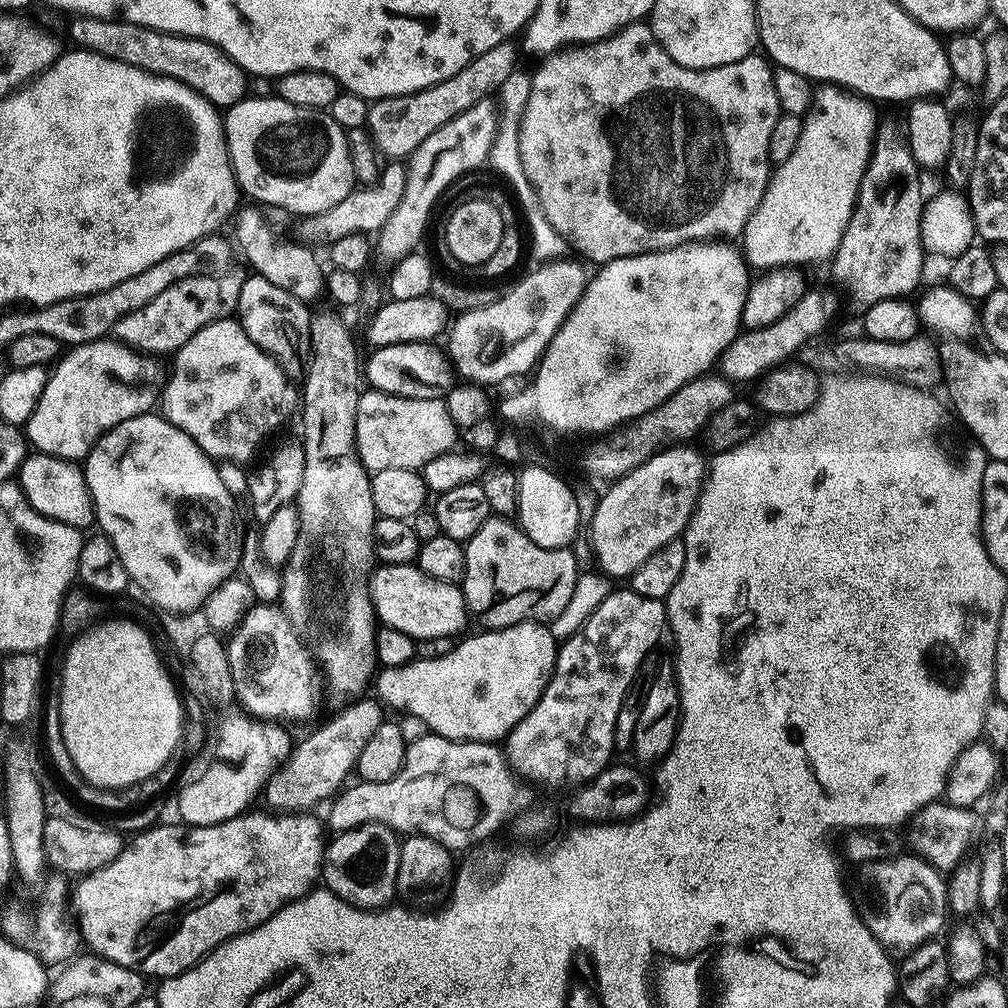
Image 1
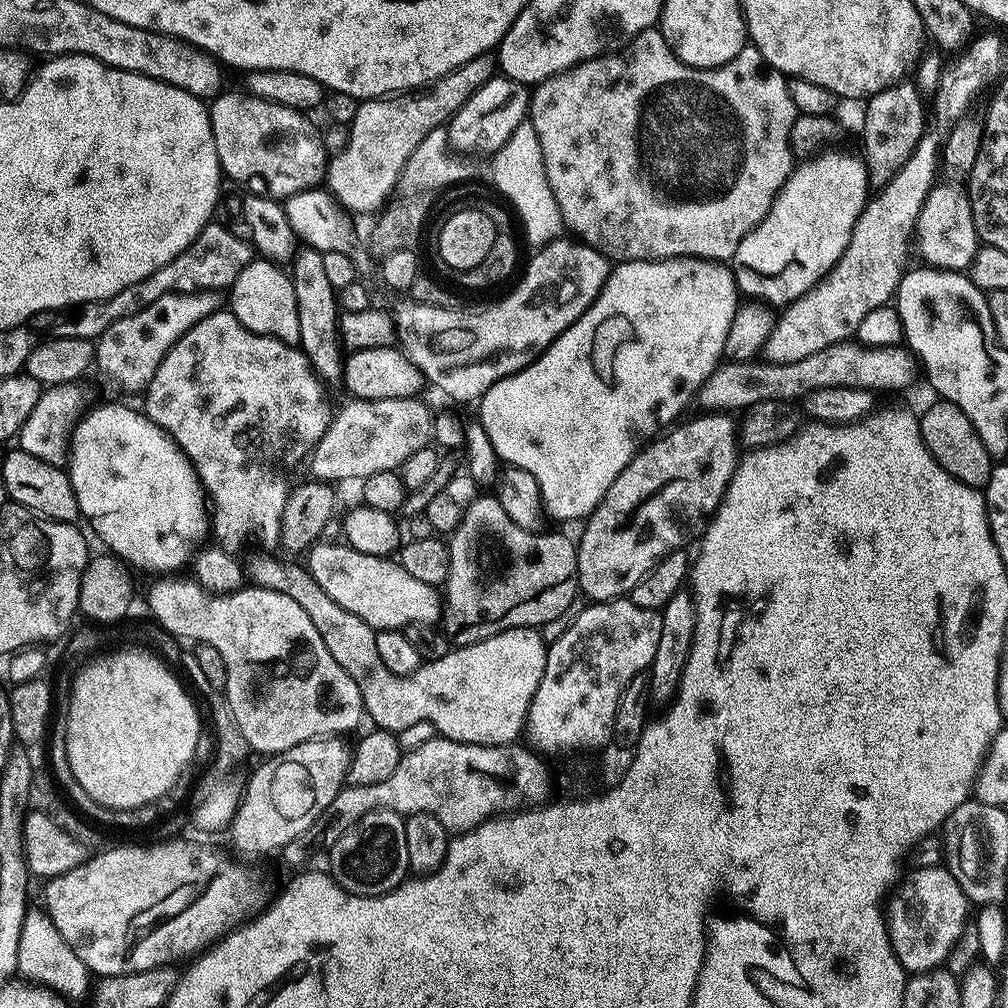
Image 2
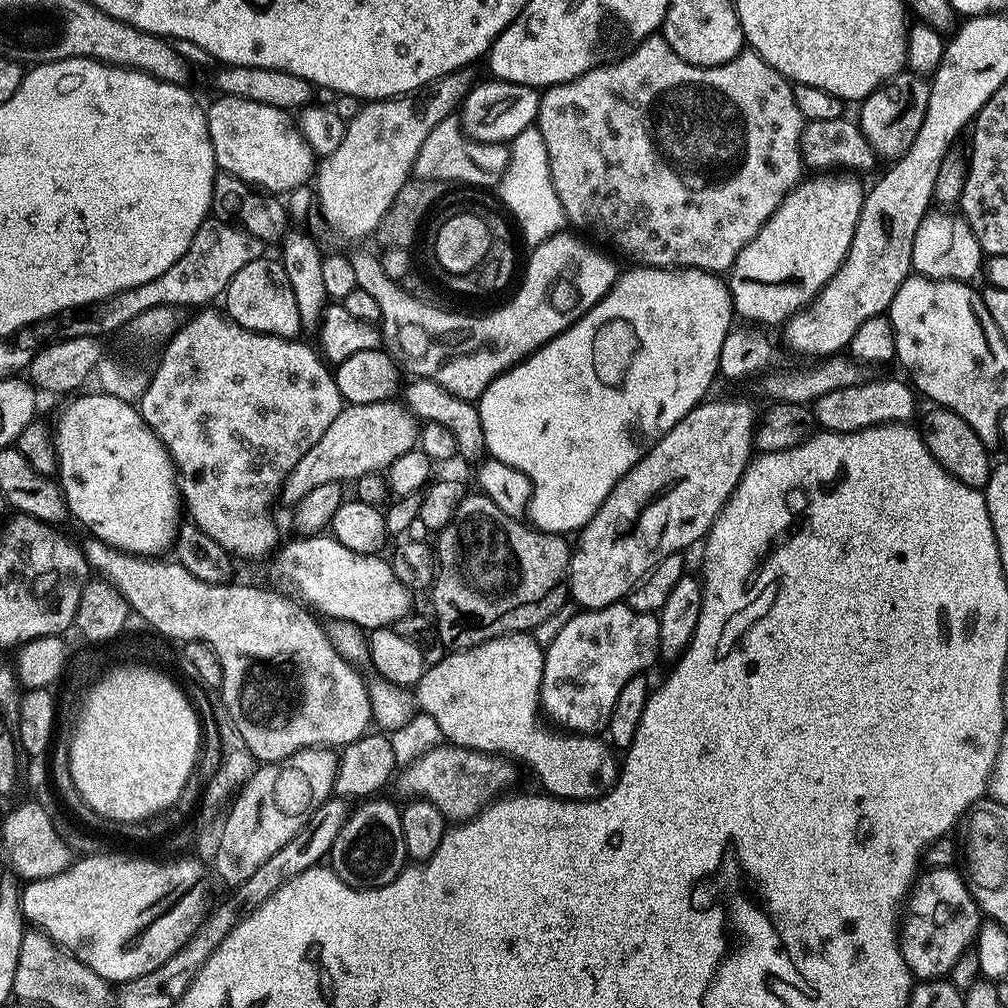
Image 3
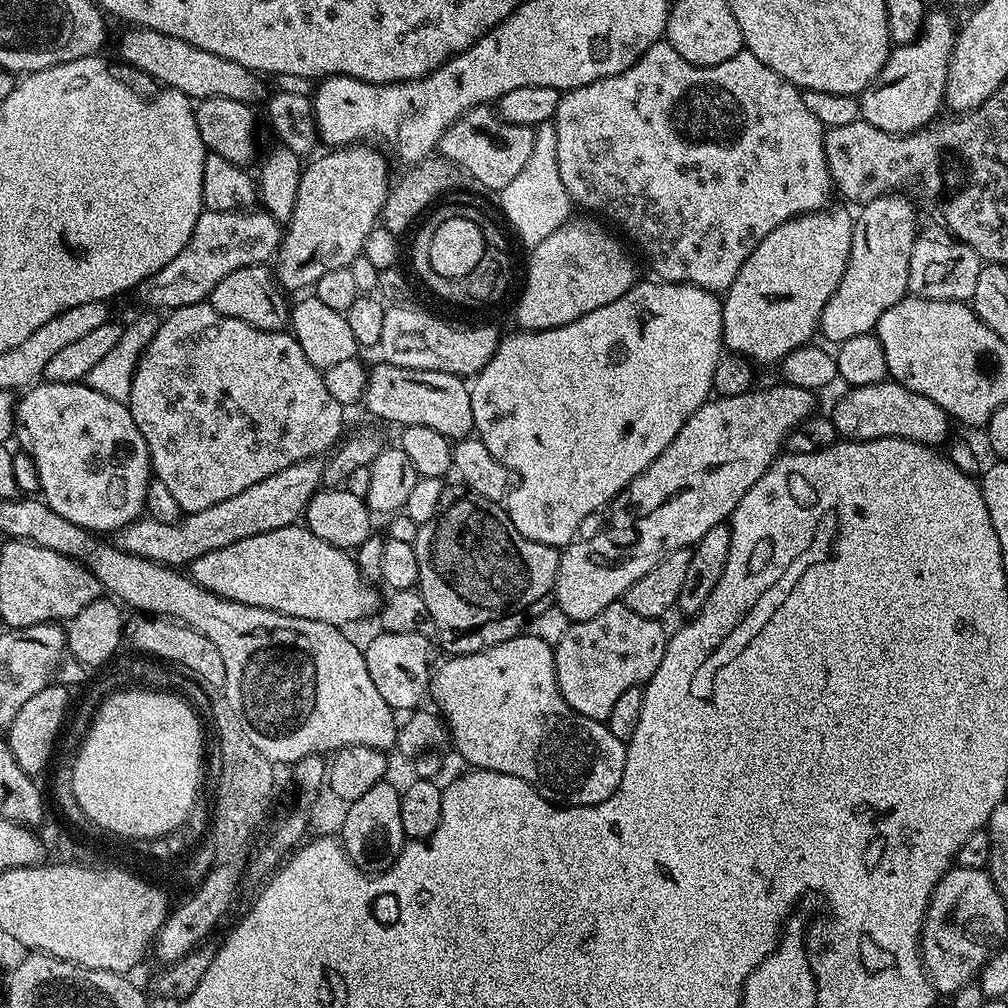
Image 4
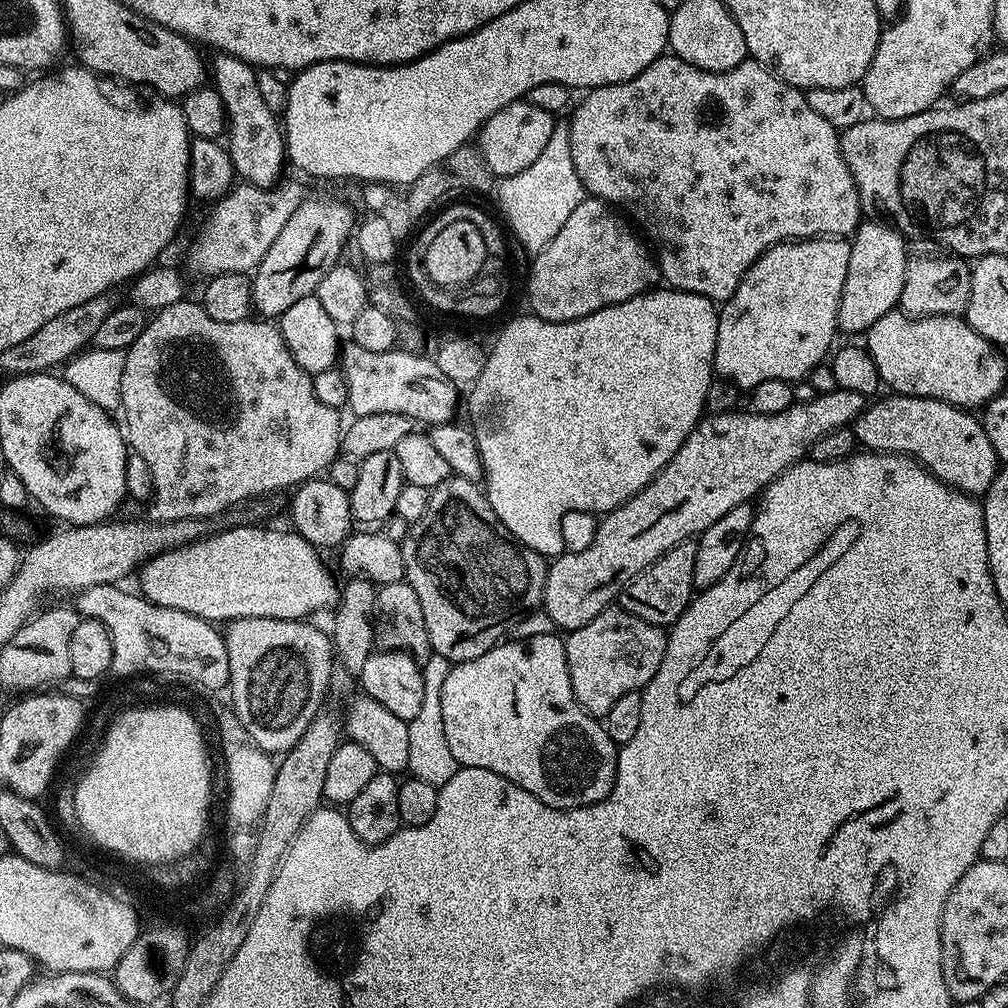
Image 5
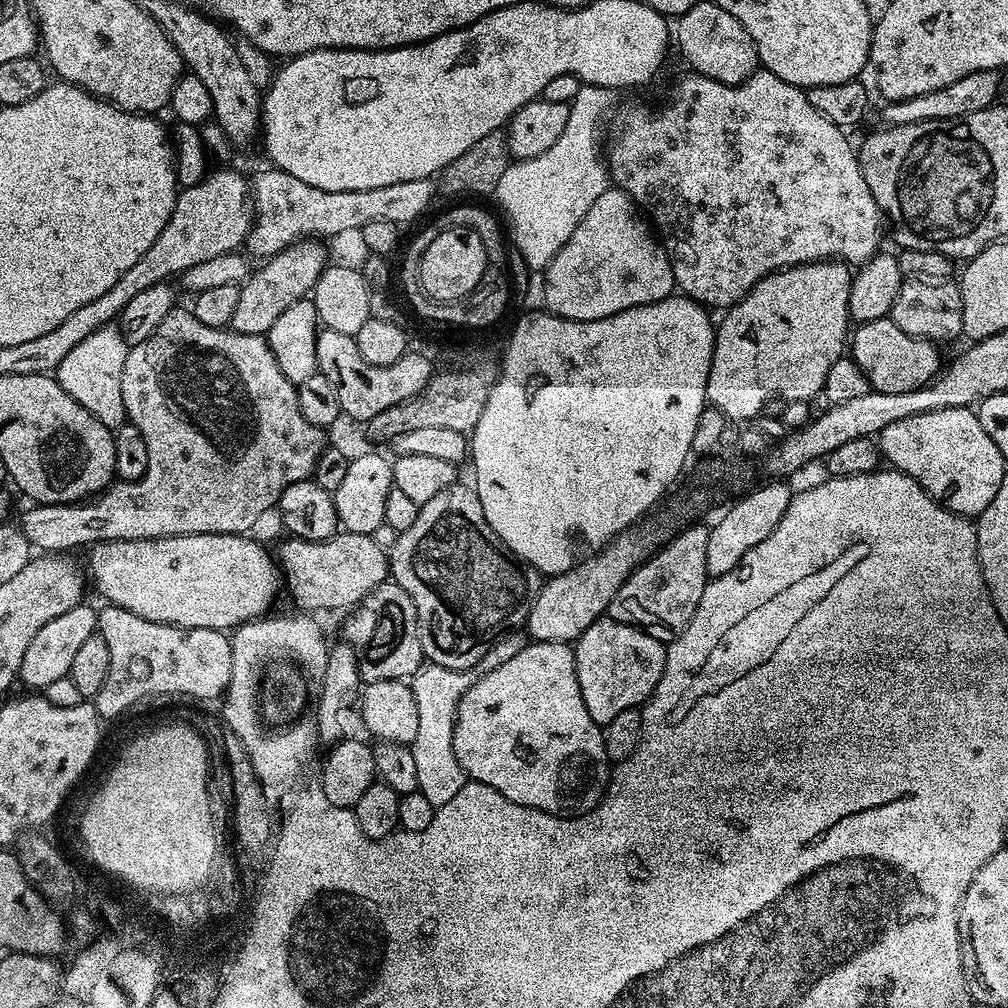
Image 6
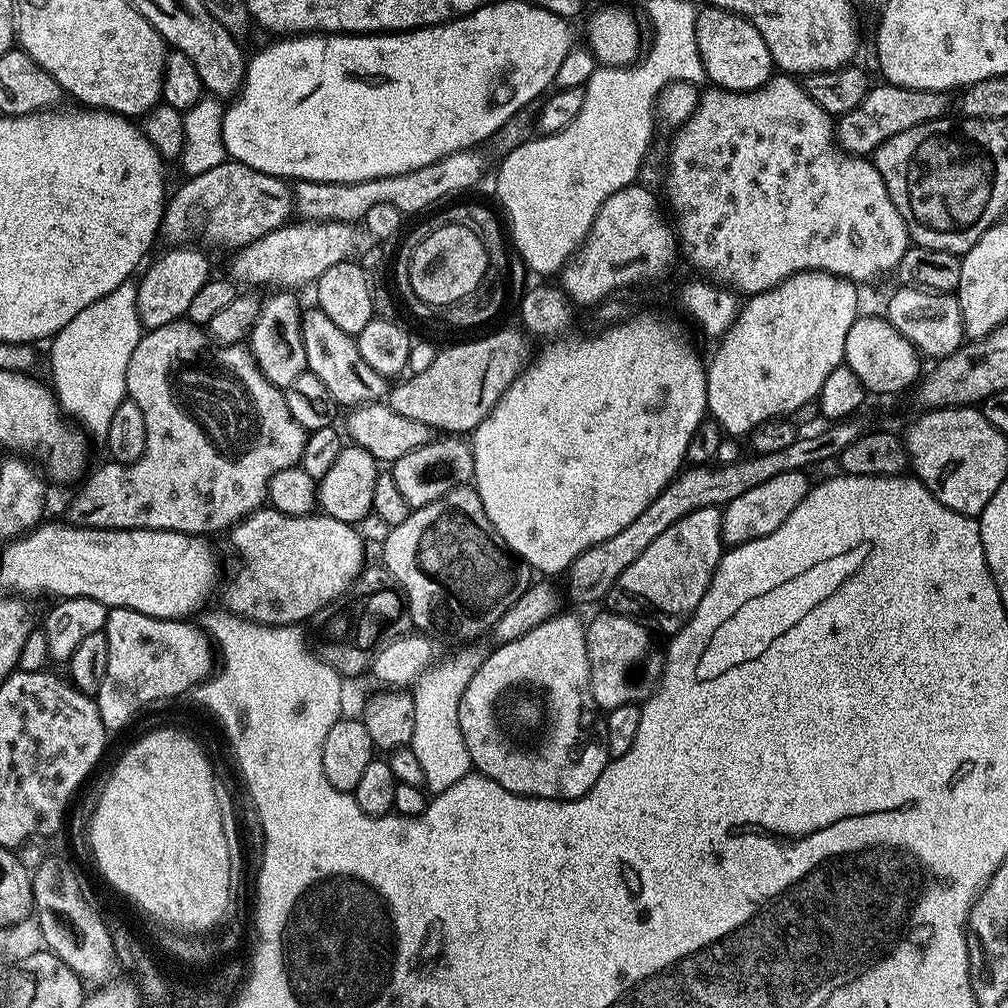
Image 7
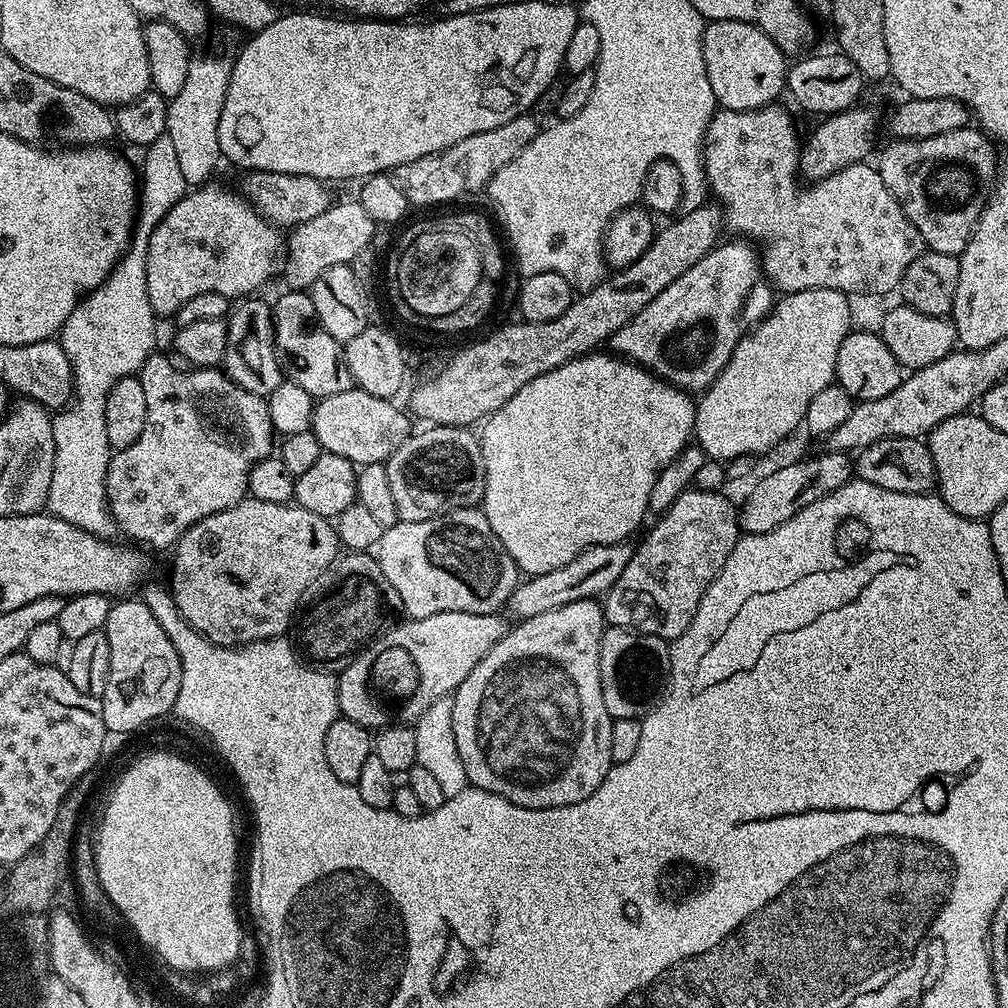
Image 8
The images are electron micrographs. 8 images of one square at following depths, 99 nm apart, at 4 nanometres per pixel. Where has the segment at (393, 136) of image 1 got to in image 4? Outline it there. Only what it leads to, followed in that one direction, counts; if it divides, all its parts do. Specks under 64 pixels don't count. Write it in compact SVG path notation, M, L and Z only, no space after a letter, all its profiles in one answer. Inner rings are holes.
M357 142L347 146L336 146L325 156L320 156L312 165L300 173L298 202L294 202L294 214L288 220L279 249L274 257L276 281L285 293L293 294L299 288L311 289L329 270L347 268L364 250L364 240L372 228L377 227L390 189L388 160L379 147Z

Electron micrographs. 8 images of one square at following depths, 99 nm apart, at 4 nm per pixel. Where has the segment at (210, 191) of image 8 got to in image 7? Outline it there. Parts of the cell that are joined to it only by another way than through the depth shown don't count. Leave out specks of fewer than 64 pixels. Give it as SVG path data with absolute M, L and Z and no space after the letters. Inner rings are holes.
M172 248L150 264L143 269L144 277L136 284L136 309L141 325L148 330L181 319L187 313L190 302L194 302L194 294L198 294L210 278L208 256L196 248Z

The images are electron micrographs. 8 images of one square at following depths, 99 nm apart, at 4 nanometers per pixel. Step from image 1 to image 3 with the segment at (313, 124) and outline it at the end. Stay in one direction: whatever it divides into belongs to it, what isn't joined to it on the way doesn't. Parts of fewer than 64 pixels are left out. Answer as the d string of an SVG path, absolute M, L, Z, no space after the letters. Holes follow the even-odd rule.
M221 95L212 105L207 105L208 129L210 142L214 146L214 158L219 171L229 172L232 176L242 178L268 194L291 193L292 189L309 183L314 172L314 153L303 141L293 119L283 108L262 106L262 102L250 102L246 98L234 98Z

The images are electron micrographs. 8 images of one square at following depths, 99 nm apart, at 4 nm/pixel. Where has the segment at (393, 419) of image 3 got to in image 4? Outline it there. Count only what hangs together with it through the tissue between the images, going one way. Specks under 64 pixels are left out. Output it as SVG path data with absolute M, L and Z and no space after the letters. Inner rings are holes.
M319 459L303 460L294 466L286 466L286 470L278 470L278 474L270 474L270 478L262 478L262 482L254 482L254 486L246 486L246 490L242 490L242 494L234 494L234 498L226 498L226 502L206 506L206 510L189 512L174 524L158 522L151 518L141 518L120 529L118 533L119 547L135 556L153 560L155 564L191 565L192 561L198 559L202 554L210 554L210 550L222 550L222 546L230 546L230 542L238 542L242 538L254 538L254 534L266 534L270 530L278 530L297 523L308 509L310 498L321 487L321 471L322 464Z

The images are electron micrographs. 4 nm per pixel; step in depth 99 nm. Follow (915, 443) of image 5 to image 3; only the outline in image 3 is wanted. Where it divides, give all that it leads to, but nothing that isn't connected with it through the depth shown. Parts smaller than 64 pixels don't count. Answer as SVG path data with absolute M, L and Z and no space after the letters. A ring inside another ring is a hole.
M903 379L867 380L842 390L830 390L830 394L822 394L822 398L815 400L816 423L823 431L857 432L879 424L902 424L913 419L918 396Z

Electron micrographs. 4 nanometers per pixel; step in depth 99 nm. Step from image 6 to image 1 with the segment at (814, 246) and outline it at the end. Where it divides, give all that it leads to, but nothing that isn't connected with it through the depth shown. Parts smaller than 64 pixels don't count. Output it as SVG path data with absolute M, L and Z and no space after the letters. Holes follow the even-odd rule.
M637 22L626 26L622 31L616 32L612 36L608 36L605 40L599 40L593 44L566 46L559 52L553 52L552 55L541 59L537 64L540 65L537 66L536 72L533 71L531 73L530 98L526 102L526 110L523 116L520 117L520 153L522 154L522 164L526 170L526 176L530 178L530 182L540 198L540 204L544 207L544 213L548 221L554 226L554 230L558 230L558 234L562 234L564 239L570 242L573 249L577 248L581 252L579 255L585 261L593 260L593 265L599 266L601 264L609 264L611 260L617 260L618 258L661 252L667 248L677 248L683 244L691 244L693 242L728 242L733 239L731 236L736 236L736 238L743 237L746 222L750 222L754 210L758 210L758 202L762 202L762 198L768 189L768 181L770 179L770 136L774 134L774 128L782 115L778 100L778 90L774 84L774 68L763 55L753 54L742 58L738 62L730 62L726 66L714 66L713 68L678 66L678 62L674 62L674 58L670 58L670 54L666 54L666 50L652 33L651 23Z

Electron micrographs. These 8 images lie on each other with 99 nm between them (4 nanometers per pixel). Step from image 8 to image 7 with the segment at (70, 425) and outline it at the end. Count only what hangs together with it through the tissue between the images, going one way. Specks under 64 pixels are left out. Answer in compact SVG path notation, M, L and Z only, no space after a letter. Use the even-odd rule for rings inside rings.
M129 282L118 286L118 290L110 290L110 294L98 298L98 302L90 302L90 306L74 314L74 318L51 337L52 353L48 356L48 364L52 367L51 383L56 402L81 424L79 427L85 433L107 437L114 410L118 410L128 396L126 366L130 366L130 354L134 354L134 346L138 346L141 335L136 284Z

